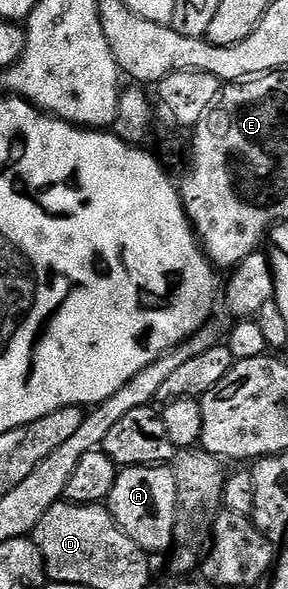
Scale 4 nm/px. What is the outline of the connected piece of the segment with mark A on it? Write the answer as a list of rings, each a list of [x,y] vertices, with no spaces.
[[[129,465],[120,468],[117,483],[113,483],[113,491],[107,496],[106,506],[111,510],[113,519],[148,555],[166,554],[175,544],[175,524],[177,523],[177,479],[167,465]]]

